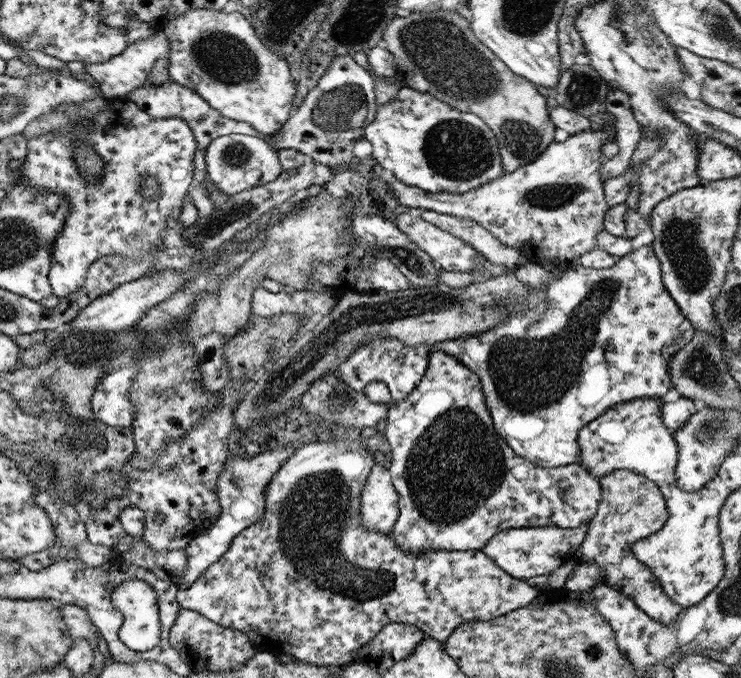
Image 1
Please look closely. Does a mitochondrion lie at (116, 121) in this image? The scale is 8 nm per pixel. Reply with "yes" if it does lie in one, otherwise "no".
no

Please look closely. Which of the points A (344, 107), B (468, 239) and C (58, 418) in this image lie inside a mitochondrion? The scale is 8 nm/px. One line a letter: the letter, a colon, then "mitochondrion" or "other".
A: mitochondrion
B: other
C: other

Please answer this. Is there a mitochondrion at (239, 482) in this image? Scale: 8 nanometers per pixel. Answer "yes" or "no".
yes

